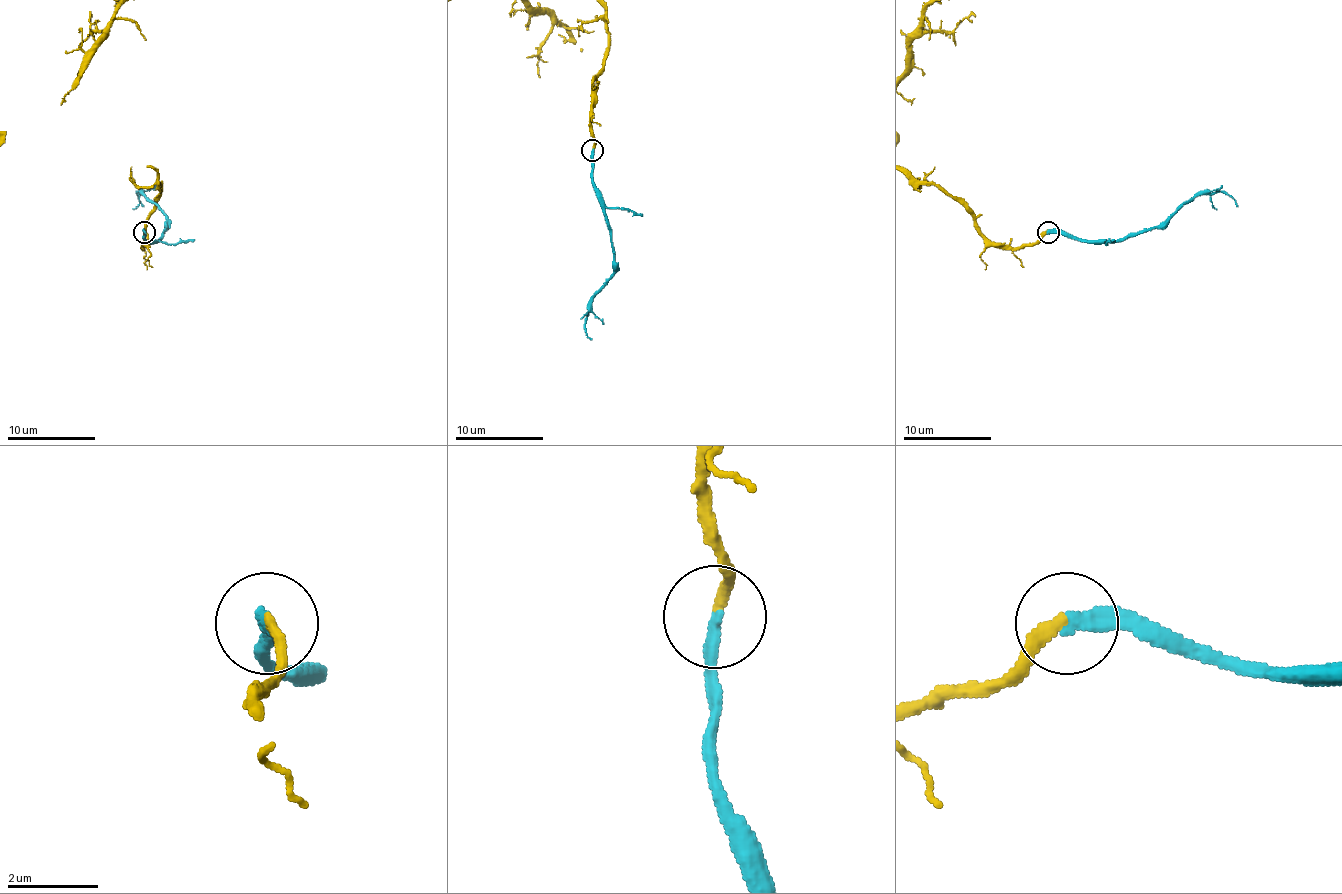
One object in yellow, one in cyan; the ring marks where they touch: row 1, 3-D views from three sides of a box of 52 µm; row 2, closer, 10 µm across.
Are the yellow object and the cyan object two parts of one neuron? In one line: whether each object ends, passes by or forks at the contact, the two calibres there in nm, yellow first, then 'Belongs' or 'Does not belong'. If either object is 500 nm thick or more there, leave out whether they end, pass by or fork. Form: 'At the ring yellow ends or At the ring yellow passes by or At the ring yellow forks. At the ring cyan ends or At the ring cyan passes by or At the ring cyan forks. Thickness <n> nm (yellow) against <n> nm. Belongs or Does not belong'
At the ring yellow ends. At the ring cyan ends. Thickness 240 nm (yellow) against 280 nm. Belongs

